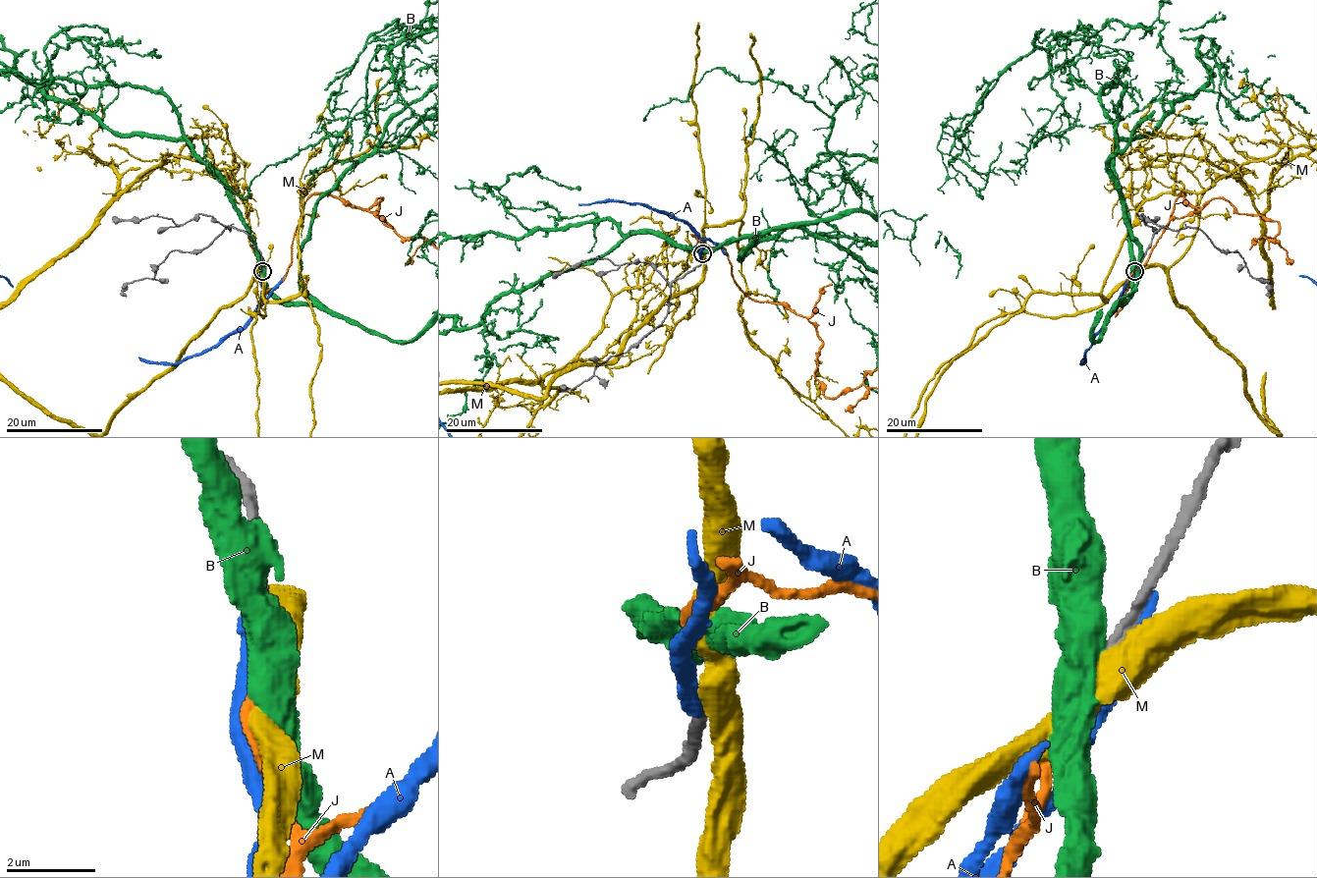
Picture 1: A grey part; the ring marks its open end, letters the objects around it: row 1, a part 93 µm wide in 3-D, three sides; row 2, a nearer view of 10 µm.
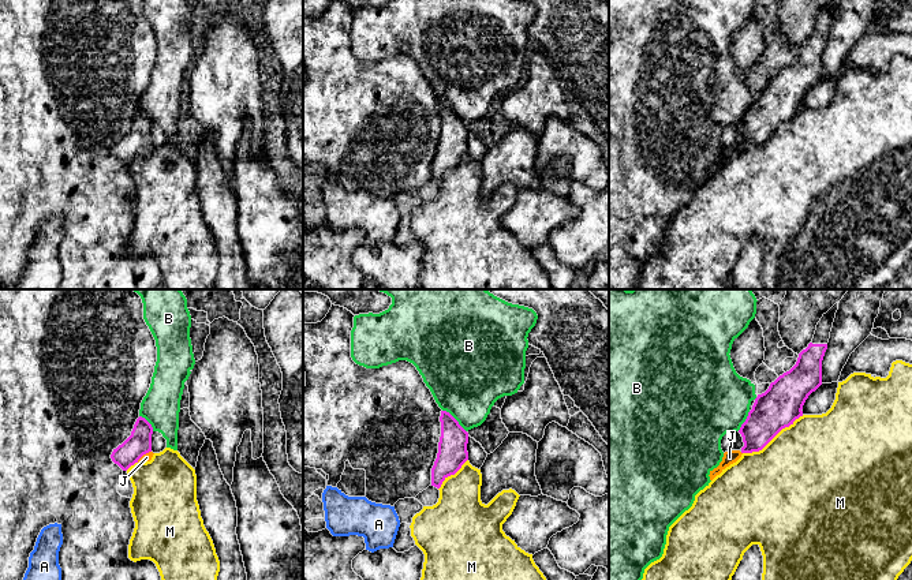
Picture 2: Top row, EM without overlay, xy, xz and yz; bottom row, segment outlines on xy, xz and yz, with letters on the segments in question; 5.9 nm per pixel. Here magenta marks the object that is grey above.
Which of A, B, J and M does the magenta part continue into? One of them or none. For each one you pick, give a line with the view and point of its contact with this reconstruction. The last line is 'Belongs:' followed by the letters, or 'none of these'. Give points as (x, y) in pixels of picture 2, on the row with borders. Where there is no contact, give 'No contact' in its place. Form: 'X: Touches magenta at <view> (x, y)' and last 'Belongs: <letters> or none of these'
J: Touches magenta at xy (144, 453)
Belongs: J

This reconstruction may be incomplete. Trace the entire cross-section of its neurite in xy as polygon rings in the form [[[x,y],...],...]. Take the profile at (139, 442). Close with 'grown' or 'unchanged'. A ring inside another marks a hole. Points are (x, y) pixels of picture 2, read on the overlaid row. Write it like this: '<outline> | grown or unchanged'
[[[139,416],[134,424],[131,435],[116,449],[113,449],[111,459],[123,471],[127,471],[135,463],[146,463],[153,457],[152,452],[152,424]]] | grown

